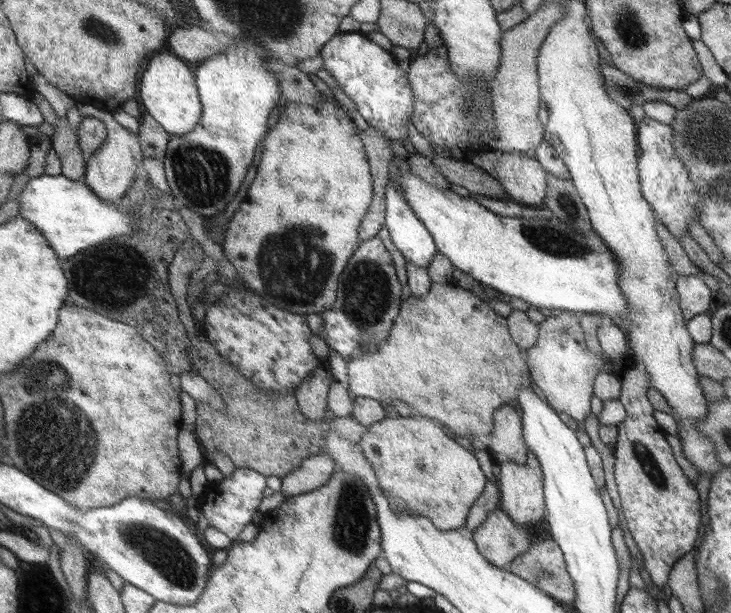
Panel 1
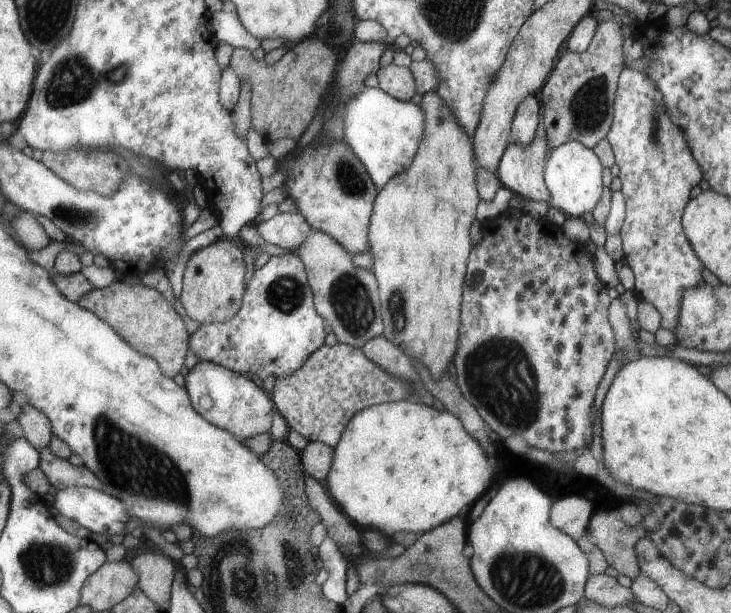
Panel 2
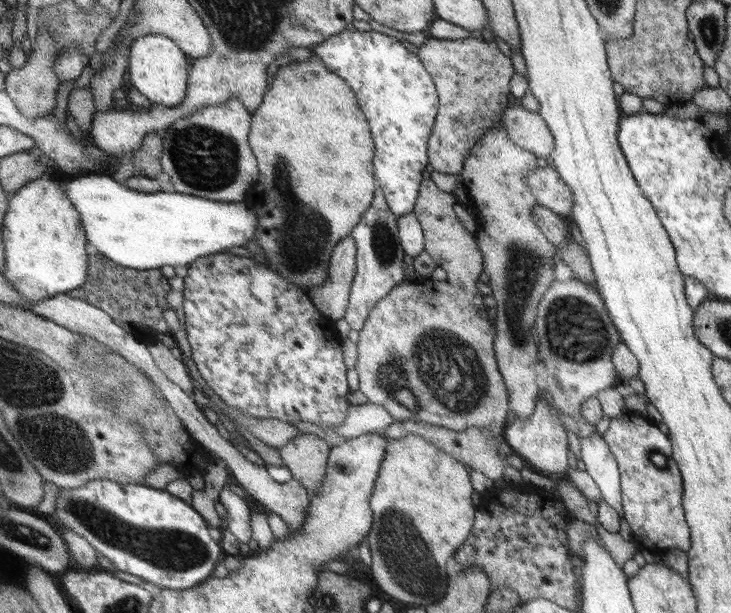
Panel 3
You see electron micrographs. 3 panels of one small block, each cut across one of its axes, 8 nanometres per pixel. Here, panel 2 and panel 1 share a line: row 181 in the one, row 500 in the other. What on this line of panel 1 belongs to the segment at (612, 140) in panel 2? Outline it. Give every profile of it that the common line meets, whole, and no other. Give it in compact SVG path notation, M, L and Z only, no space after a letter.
M635 368L623 371L620 376L621 392L618 401L623 405L625 418L617 427L617 438L613 444L613 476L620 498L621 514L625 519L625 528L629 530L632 539L637 545L637 550L641 554L643 561L641 565L647 570L650 582L657 586L659 590L669 579L671 567L687 555L693 549L695 536L697 536L697 526L699 526L699 498L695 488L689 484L689 480L683 476L679 466L675 464L671 456L671 448L663 438L663 432L653 420L653 408L645 396L647 388L650 387L650 378L643 370Z

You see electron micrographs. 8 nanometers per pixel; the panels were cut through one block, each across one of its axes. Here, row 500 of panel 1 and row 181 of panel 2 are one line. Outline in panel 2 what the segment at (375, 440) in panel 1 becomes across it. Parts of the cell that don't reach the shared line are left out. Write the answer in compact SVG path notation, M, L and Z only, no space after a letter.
M427 91L422 94L419 106L423 108L426 120L424 121L423 140L420 141L420 146L414 156L414 160L407 167L407 172L403 172L403 176L395 176L380 188L379 194L375 199L373 206L373 215L371 215L368 238L368 252L371 255L372 273L378 284L378 299L380 300L380 313L384 326L382 336L385 337L391 344L396 347L407 348L408 346L416 345L421 353L420 362L425 364L427 370L431 373L434 379L441 377L446 371L450 362L456 354L457 344L457 328L459 328L459 304L462 304L461 280L465 274L465 264L467 264L467 254L471 250L471 242L469 242L469 228L473 222L473 214L475 214L475 206L479 204L480 196L477 196L477 184L475 182L475 164L473 164L473 151L471 148L472 138L466 131L456 122L451 114L450 108L439 98L435 91Z

